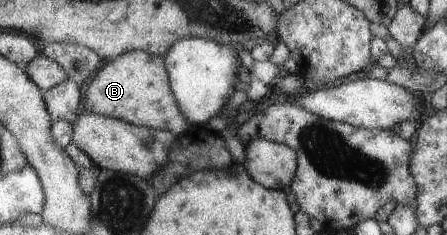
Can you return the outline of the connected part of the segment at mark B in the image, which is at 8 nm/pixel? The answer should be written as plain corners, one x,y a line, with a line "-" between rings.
143,50
127,52
125,56
103,64
89,82
85,98
84,108
92,113
112,116
139,126
171,130
177,136
191,128
174,95
165,57
153,56

